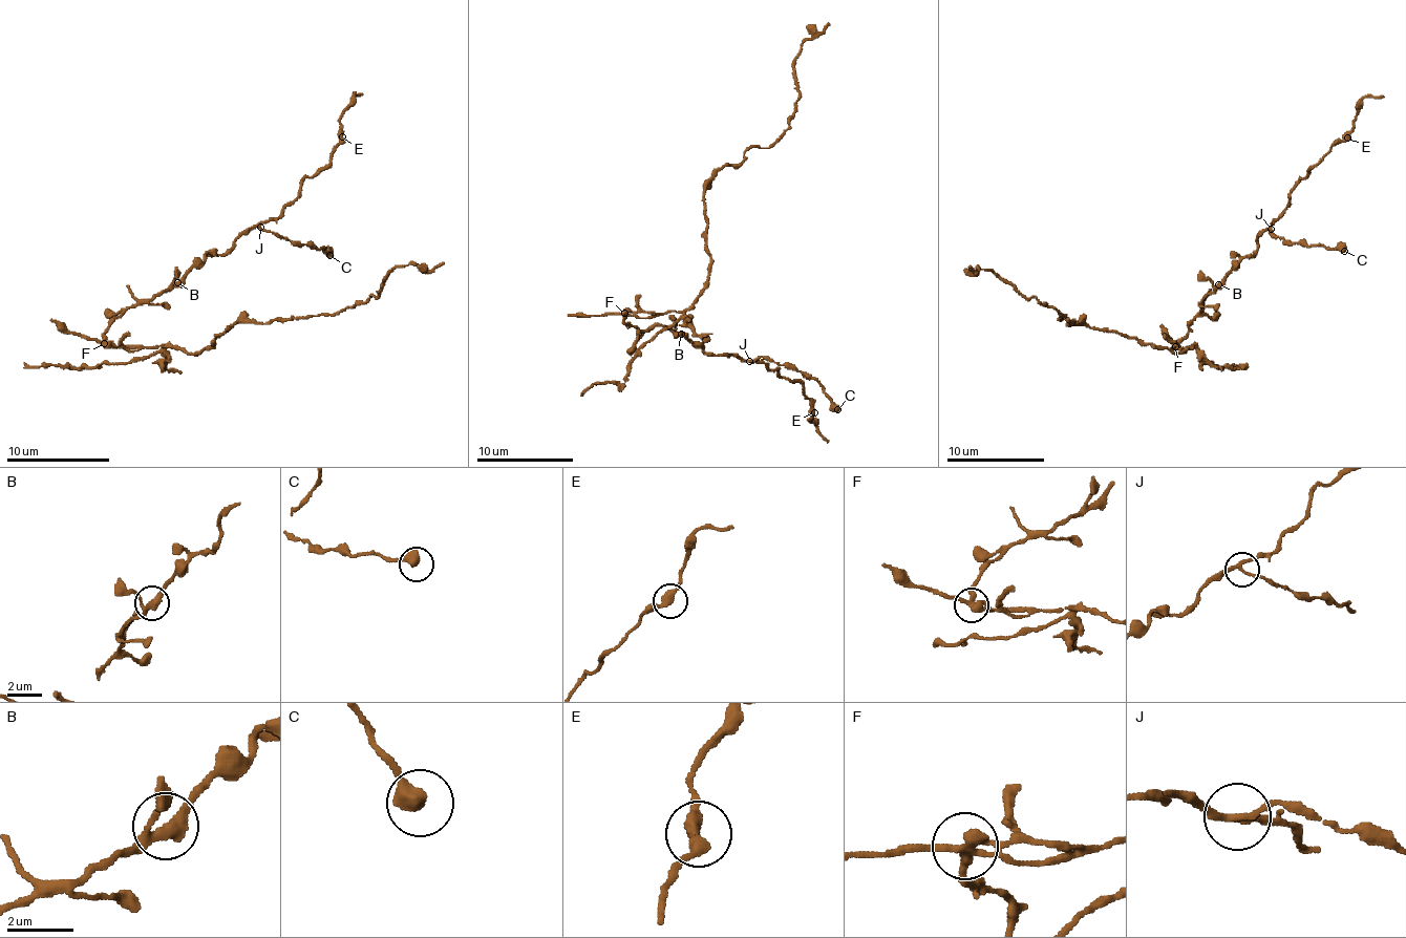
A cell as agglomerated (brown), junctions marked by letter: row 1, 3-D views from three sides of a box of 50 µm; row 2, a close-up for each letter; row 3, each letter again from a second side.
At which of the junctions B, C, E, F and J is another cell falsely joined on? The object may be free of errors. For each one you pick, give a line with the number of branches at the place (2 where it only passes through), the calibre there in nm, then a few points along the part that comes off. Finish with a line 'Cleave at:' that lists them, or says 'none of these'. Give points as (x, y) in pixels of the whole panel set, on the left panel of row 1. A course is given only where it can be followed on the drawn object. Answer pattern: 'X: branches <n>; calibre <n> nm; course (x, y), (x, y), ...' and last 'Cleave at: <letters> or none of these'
F: branches 3; calibre 320 nm; course (103, 343), (188, 354), (215, 344), (240, 322), (337, 314), (378, 297), (396, 268), (434, 270), (444, 261)
Cleave at: F

